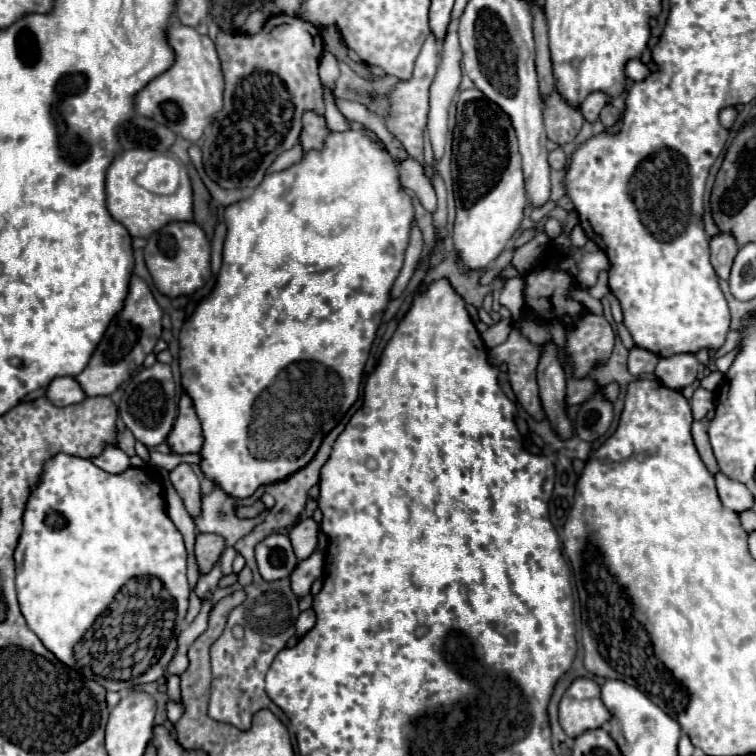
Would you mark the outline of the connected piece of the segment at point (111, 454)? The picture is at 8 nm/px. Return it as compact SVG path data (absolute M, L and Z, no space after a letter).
M105 446L103 454L93 458L93 464L97 464L101 470L105 470L109 474L121 474L121 472L125 472L125 468L131 468L129 456L117 446Z

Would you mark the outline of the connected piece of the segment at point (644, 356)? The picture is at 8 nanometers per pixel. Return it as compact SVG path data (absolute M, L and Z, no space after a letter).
M633 348L629 352L629 372L637 378L637 376L643 376L643 374L651 374L655 372L655 366L657 366L659 358L649 352L649 350L643 350L643 348Z

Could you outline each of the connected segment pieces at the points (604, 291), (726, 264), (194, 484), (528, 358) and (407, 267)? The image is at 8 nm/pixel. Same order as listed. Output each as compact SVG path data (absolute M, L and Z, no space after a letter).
M601 270L601 272L599 272L597 284L595 284L593 288L589 288L589 294L591 294L593 298L597 298L597 300L609 294L609 286L607 286L607 272L605 272L605 270Z
M721 232L721 234L713 236L709 242L709 248L711 248L711 264L717 272L717 276L727 280L729 272L731 272L731 264L737 256L737 250L739 250L737 242L733 240L733 234Z
M179 464L175 470L169 472L169 478L183 498L187 510L191 516L197 516L201 510L201 490L199 490L199 478L191 470L189 464Z
M513 328L513 332L503 344L489 350L491 364L509 366L509 382L517 400L537 420L543 418L543 408L539 404L539 392L535 380L535 368L539 356L541 356L541 346L533 346L517 328Z
M413 224L411 242L409 242L409 248L407 248L407 252L405 252L405 264L403 264L403 268L401 268L401 274L399 274L397 280L395 280L395 286L393 286L393 290L391 290L391 298L397 298L397 296L405 290L407 282L411 280L411 276L413 276L417 264L419 264L421 248L423 248L423 238L421 238L421 232L419 232L417 224Z

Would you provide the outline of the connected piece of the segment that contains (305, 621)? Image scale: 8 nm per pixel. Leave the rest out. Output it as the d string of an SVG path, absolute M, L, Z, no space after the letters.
M311 608L305 610L305 612L301 612L301 616L297 620L297 634L303 636L305 632L309 632L313 628L313 624L315 624L315 612Z

